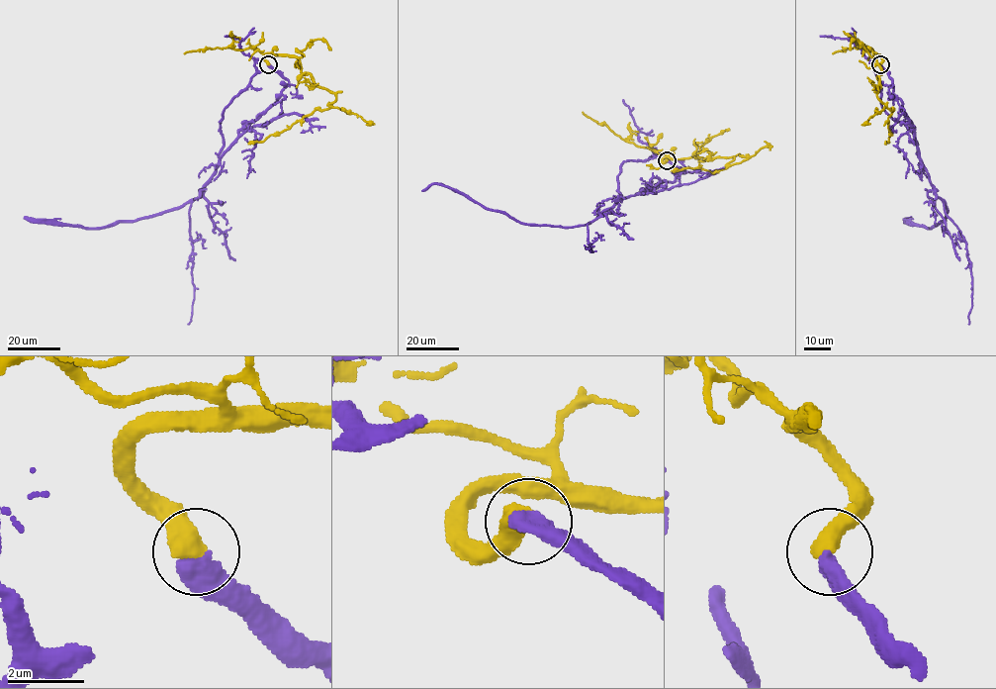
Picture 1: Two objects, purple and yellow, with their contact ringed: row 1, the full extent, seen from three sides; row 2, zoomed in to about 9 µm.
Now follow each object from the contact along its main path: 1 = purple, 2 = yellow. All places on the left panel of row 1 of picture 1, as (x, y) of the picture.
1: (269, 64), (289, 84), (222, 156), (203, 194), (193, 200), (148, 216), (98, 228), (33, 222), (24, 218)
2: (269, 64), (266, 54), (297, 57), (301, 72), (332, 91), (335, 100), (289, 129), (248, 144)

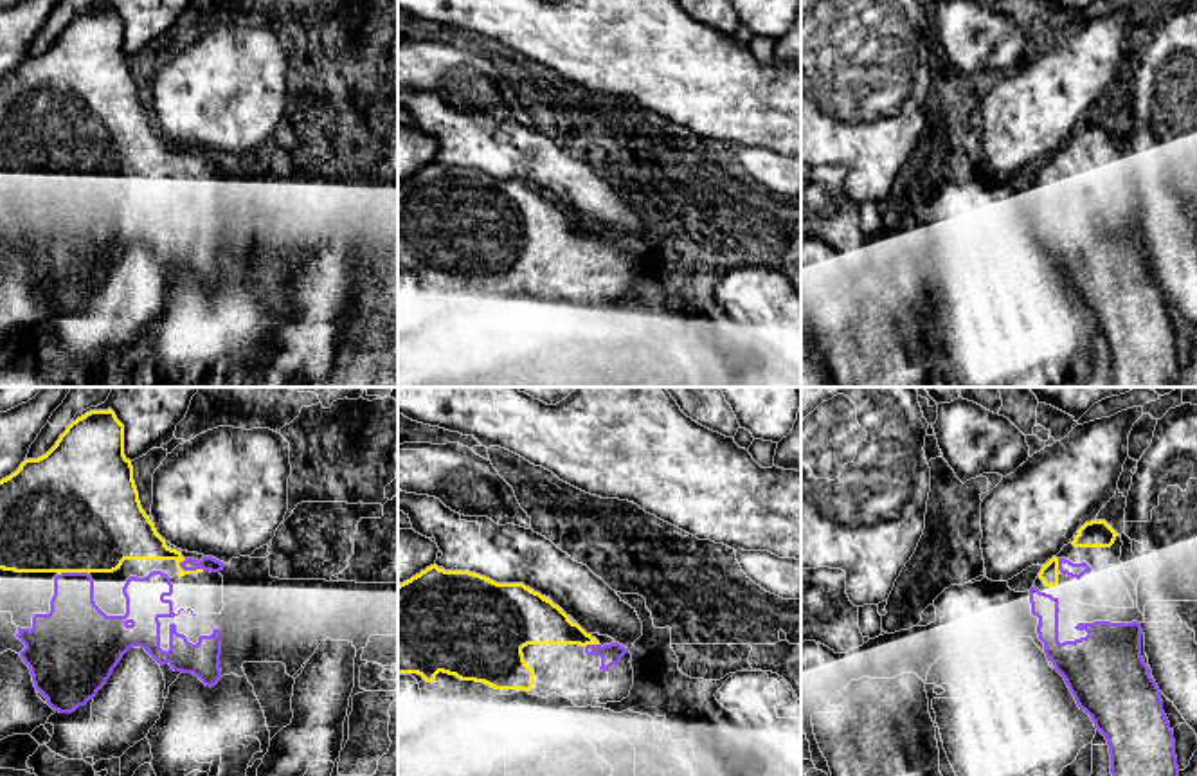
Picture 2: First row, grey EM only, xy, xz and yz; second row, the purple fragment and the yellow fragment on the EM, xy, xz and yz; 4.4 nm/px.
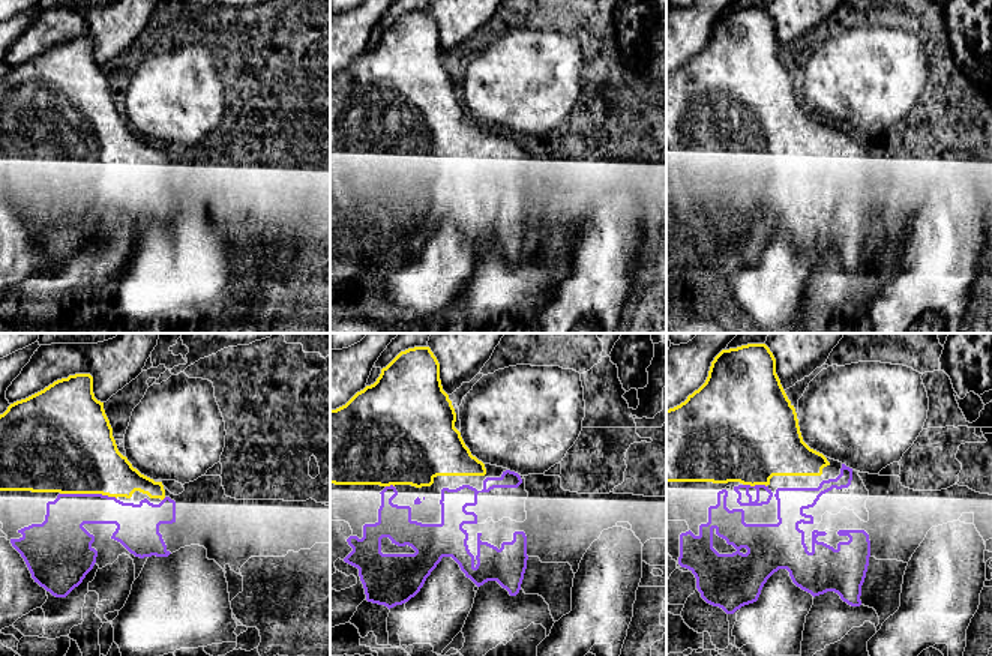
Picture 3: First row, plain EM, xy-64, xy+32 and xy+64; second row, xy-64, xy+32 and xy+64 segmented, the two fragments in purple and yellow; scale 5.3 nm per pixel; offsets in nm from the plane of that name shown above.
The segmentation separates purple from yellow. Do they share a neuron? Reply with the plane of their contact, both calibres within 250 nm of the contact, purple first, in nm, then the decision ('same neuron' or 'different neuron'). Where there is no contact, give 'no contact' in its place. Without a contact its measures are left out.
meets purple in xy; 70 nm thick on the purple side, 160 nm on the other; same neuron

